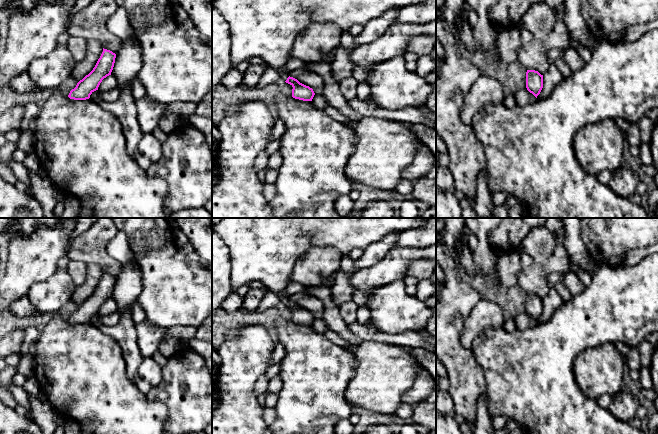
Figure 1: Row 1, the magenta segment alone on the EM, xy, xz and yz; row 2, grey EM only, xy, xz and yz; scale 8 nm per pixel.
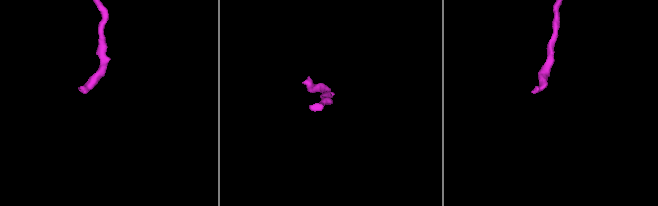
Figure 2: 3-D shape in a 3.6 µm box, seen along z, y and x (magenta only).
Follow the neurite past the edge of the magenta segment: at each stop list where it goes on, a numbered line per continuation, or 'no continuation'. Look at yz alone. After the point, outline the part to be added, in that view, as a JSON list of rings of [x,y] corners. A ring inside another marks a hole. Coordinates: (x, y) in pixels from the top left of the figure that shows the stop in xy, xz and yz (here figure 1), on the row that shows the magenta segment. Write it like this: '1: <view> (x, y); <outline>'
no continuation

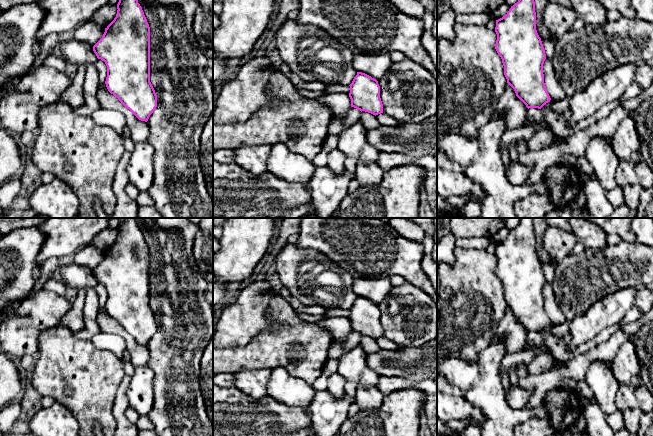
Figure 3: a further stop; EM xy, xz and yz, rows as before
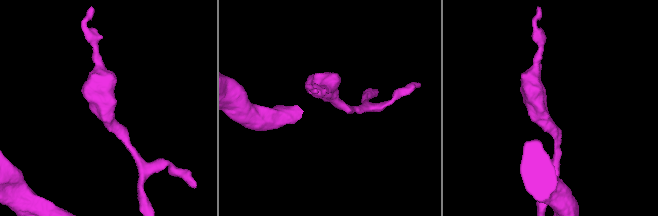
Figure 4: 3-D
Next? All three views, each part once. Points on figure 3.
no continuation

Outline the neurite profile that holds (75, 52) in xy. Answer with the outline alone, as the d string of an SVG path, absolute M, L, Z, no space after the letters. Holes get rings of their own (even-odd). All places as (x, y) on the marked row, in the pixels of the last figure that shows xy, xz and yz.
M76 39L61 44L61 56L67 64L77 67L95 64L98 60L93 47Z

